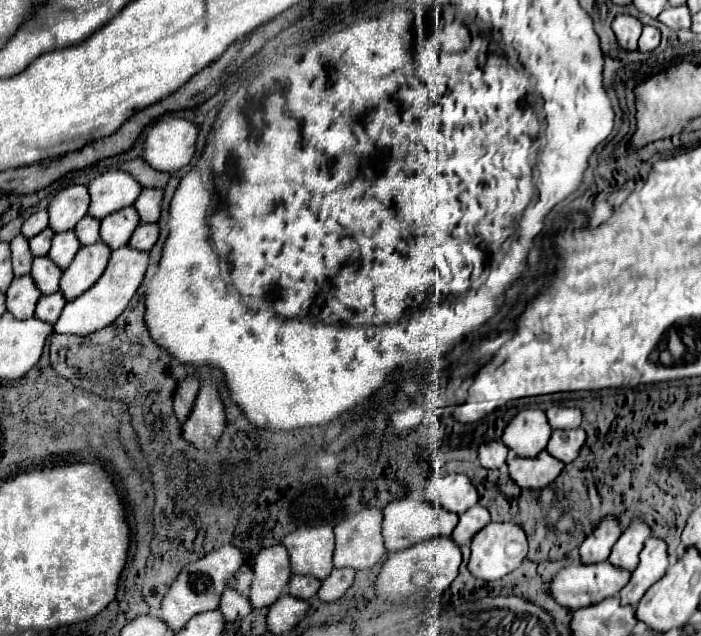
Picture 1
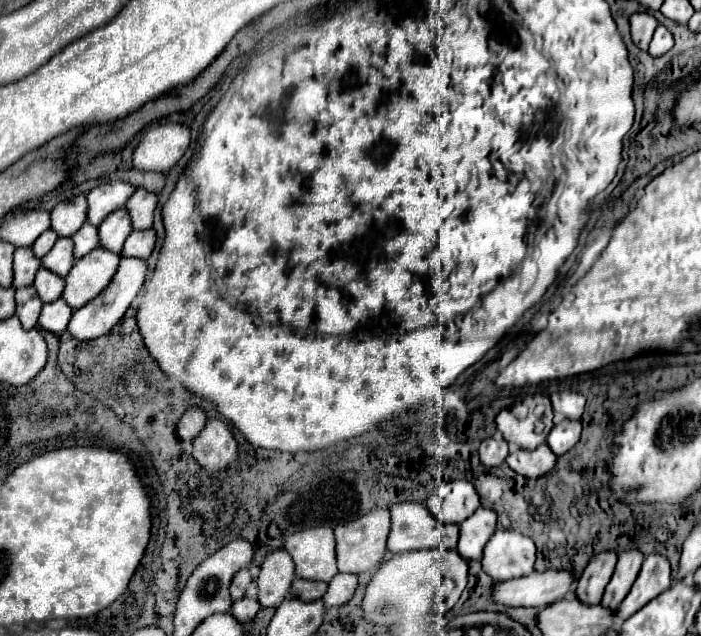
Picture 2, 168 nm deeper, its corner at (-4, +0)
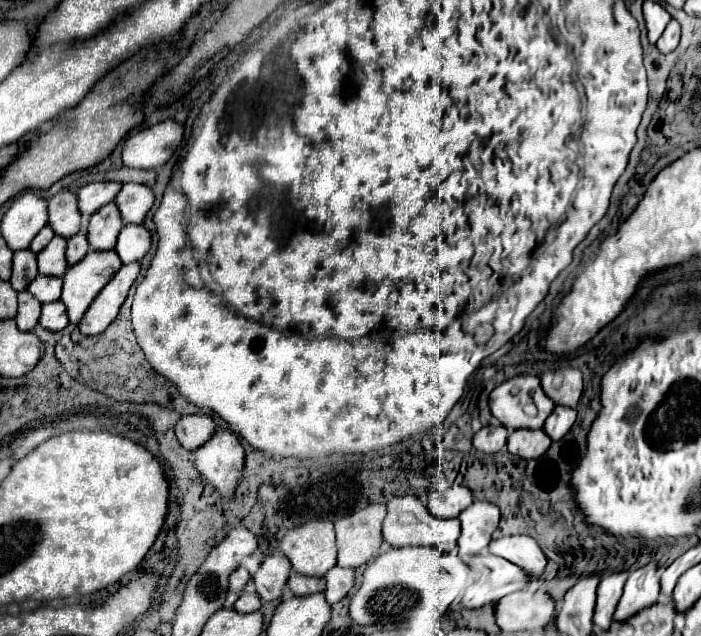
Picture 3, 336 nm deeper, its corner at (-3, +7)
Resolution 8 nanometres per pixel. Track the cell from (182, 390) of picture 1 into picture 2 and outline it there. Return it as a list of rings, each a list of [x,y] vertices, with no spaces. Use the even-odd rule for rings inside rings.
[[[190,407],[178,421],[178,437],[184,445],[190,445],[192,439],[200,433],[200,429],[204,427],[206,423],[206,415],[204,411],[198,407]]]

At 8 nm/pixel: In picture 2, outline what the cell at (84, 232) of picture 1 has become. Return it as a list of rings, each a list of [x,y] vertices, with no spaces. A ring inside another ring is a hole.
[[[86,221],[86,223],[76,231],[76,235],[72,237],[72,241],[74,241],[74,257],[80,259],[80,257],[84,257],[86,253],[90,253],[90,249],[98,247],[98,243],[100,243],[98,229]]]

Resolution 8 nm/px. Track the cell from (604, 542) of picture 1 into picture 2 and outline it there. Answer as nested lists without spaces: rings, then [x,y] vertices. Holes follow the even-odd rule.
[[[604,549],[600,553],[594,553],[580,575],[578,581],[578,593],[576,597],[586,603],[600,603],[604,587],[608,585],[616,565],[616,551],[614,549]]]

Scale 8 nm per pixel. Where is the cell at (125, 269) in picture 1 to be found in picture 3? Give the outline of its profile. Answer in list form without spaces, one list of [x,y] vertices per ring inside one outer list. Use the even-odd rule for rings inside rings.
[[[125,264],[121,270],[111,278],[111,282],[101,290],[101,294],[93,300],[89,310],[85,312],[85,318],[79,322],[79,330],[83,334],[101,334],[117,316],[121,304],[127,298],[127,292],[131,284],[135,282],[139,274],[139,264]]]

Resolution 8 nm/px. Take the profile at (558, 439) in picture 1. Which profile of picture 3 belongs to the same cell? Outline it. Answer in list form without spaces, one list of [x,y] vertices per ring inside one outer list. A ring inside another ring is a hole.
[[[555,406],[553,412],[549,414],[549,418],[545,420],[543,430],[547,432],[547,436],[549,436],[551,440],[559,440],[559,438],[563,438],[563,436],[569,432],[569,428],[571,428],[573,422],[575,422],[575,418],[577,418],[577,412],[575,412],[573,408]]]

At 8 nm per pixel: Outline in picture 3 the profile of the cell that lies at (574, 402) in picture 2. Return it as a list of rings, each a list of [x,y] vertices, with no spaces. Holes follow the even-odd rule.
[[[563,366],[541,374],[541,386],[555,404],[575,408],[583,390],[583,374],[579,368]]]

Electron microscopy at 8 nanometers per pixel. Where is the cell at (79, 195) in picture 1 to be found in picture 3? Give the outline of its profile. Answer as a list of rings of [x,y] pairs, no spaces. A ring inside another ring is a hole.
[[[61,190],[49,202],[49,226],[55,234],[71,238],[81,230],[81,212],[77,210],[77,196]]]

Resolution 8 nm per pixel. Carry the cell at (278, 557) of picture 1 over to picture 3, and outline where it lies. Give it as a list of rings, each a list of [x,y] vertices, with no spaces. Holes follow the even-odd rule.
[[[273,552],[271,556],[267,556],[263,560],[261,568],[253,576],[257,594],[261,596],[263,602],[281,598],[281,592],[285,588],[289,572],[291,572],[291,566],[281,552]]]

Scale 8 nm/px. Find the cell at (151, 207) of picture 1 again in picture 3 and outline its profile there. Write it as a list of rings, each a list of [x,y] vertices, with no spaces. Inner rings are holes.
[[[123,184],[121,192],[115,196],[115,204],[121,210],[123,222],[143,224],[145,214],[153,206],[153,192],[143,184]]]

